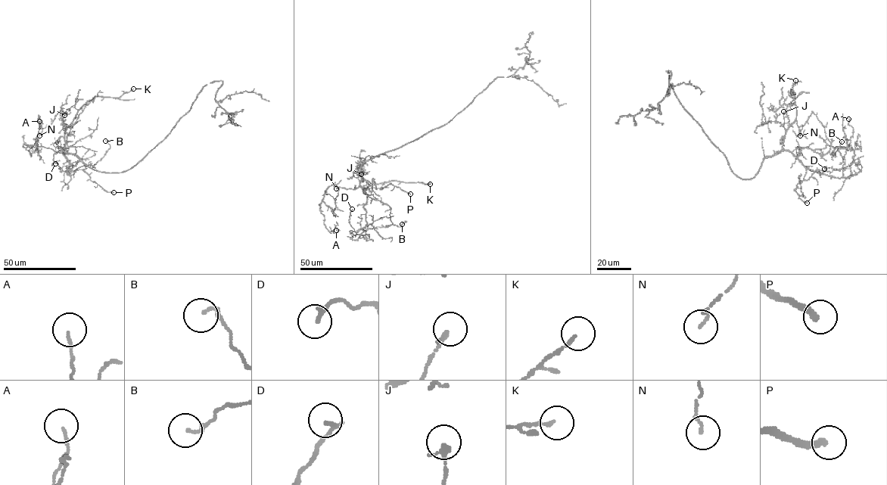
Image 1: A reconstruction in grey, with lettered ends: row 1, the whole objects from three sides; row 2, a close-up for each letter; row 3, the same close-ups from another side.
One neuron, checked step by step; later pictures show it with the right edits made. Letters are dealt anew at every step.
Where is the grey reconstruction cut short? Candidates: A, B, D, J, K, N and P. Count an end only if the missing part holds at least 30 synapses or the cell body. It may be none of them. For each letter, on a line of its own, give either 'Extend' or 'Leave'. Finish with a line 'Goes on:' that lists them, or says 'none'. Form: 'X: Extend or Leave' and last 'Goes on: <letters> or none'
A: Leave
B: Leave
D: Leave
J: Leave
K: Leave
N: Leave
P: Leave
Goes on: none

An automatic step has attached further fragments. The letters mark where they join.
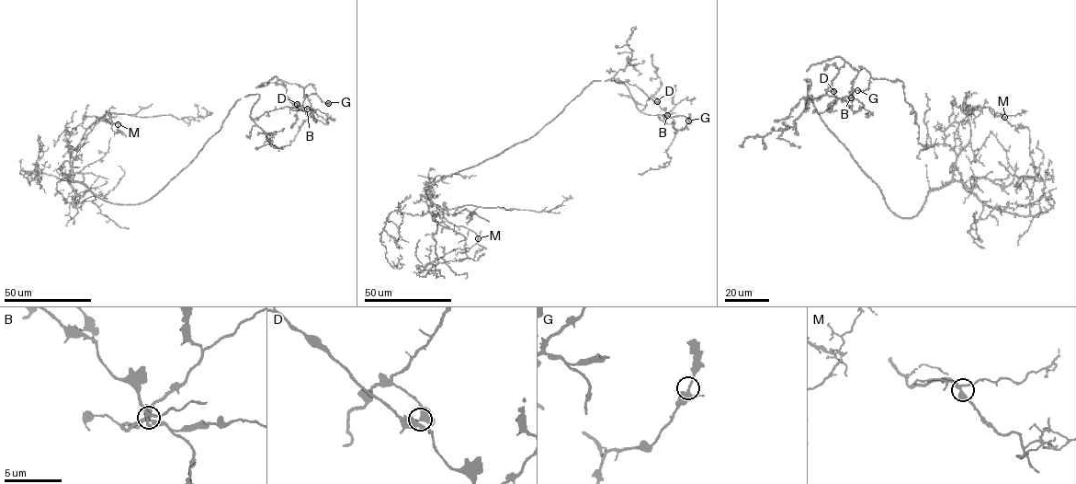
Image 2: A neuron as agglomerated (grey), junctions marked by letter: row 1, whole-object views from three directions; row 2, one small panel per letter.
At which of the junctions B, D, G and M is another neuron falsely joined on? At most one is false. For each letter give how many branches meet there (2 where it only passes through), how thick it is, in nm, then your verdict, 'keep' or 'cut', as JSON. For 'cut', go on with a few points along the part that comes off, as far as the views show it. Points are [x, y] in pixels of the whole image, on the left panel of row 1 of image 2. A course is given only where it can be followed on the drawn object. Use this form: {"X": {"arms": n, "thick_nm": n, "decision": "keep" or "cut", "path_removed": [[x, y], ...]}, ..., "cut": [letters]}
{"B": {"arms": 5, "thick_nm": 340, "decision": "keep"}, "D": {"arms": 5, "thick_nm": 360, "decision": "cut", "path_removed": [[297, 104], [280, 80], [313, 84], [315, 92], [306, 95], [309, 118], [278, 151]]}, "G": {"arms": 3, "thick_nm": 320, "decision": "keep"}, "M": {"arms": 4, "thick_nm": 280, "decision": "keep"}, "cut": ["D"]}

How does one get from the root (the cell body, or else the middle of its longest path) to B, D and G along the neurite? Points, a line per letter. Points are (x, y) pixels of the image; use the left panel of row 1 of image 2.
B: (198, 152), (241, 98), (259, 95), (253, 119), (294, 107), (280, 80), (303, 88), (307, 109)
D: (198, 152), (241, 98), (259, 95), (251, 110), (253, 119), (297, 104)
G: (198, 152), (241, 98), (259, 95), (253, 119), (294, 107), (280, 80), (313, 84), (328, 103)

